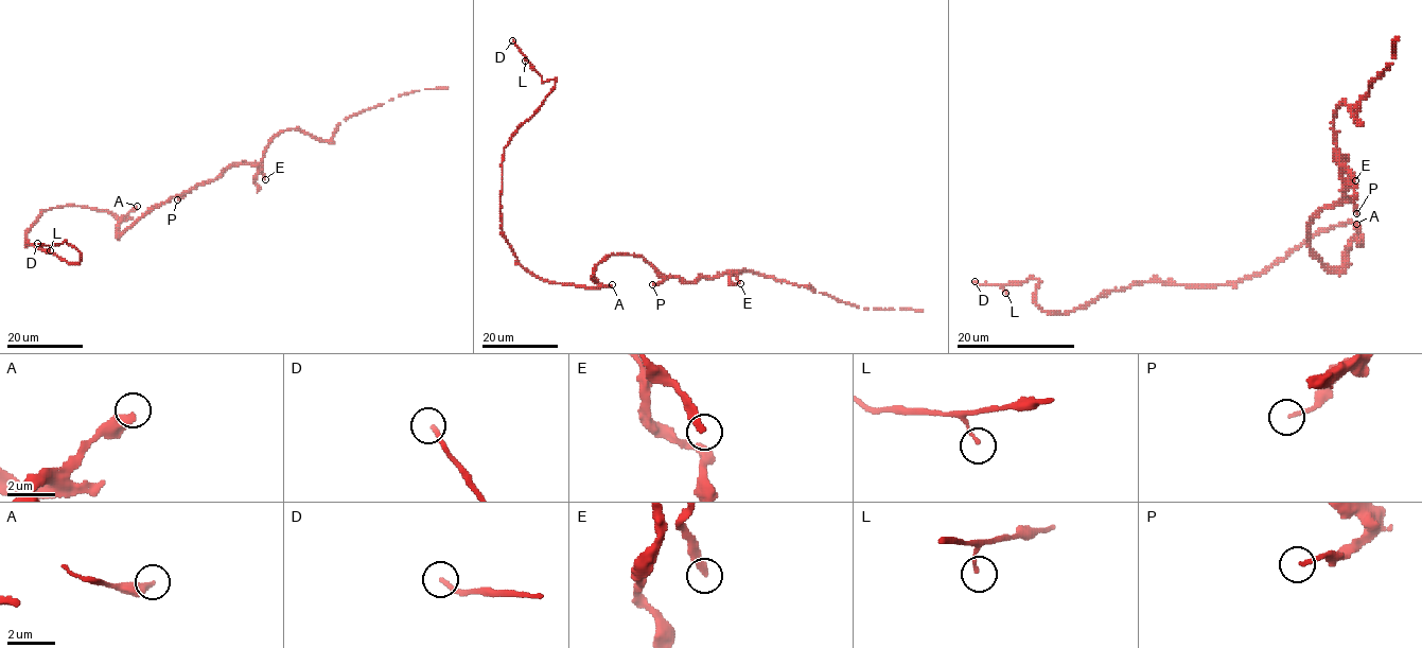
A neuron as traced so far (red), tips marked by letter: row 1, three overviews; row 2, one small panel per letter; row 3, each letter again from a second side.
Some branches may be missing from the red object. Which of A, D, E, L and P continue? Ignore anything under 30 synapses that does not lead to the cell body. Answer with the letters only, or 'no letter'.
no letter

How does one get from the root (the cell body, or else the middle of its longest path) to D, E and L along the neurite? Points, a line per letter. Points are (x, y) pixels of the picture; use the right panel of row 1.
D: (1334, 267), (1361, 241), (1353, 224), (1232, 284), (1145, 281), (1066, 313), (1038, 305), (1035, 278), (975, 281)
E: (1334, 267), (1310, 248), (1310, 224), (1352, 184), (1345, 159), (1337, 157), (1355, 180)
L: (1334, 267), (1361, 241), (1353, 224), (1232, 284), (1145, 281), (1066, 313), (1038, 305), (1035, 278), (1005, 293)

